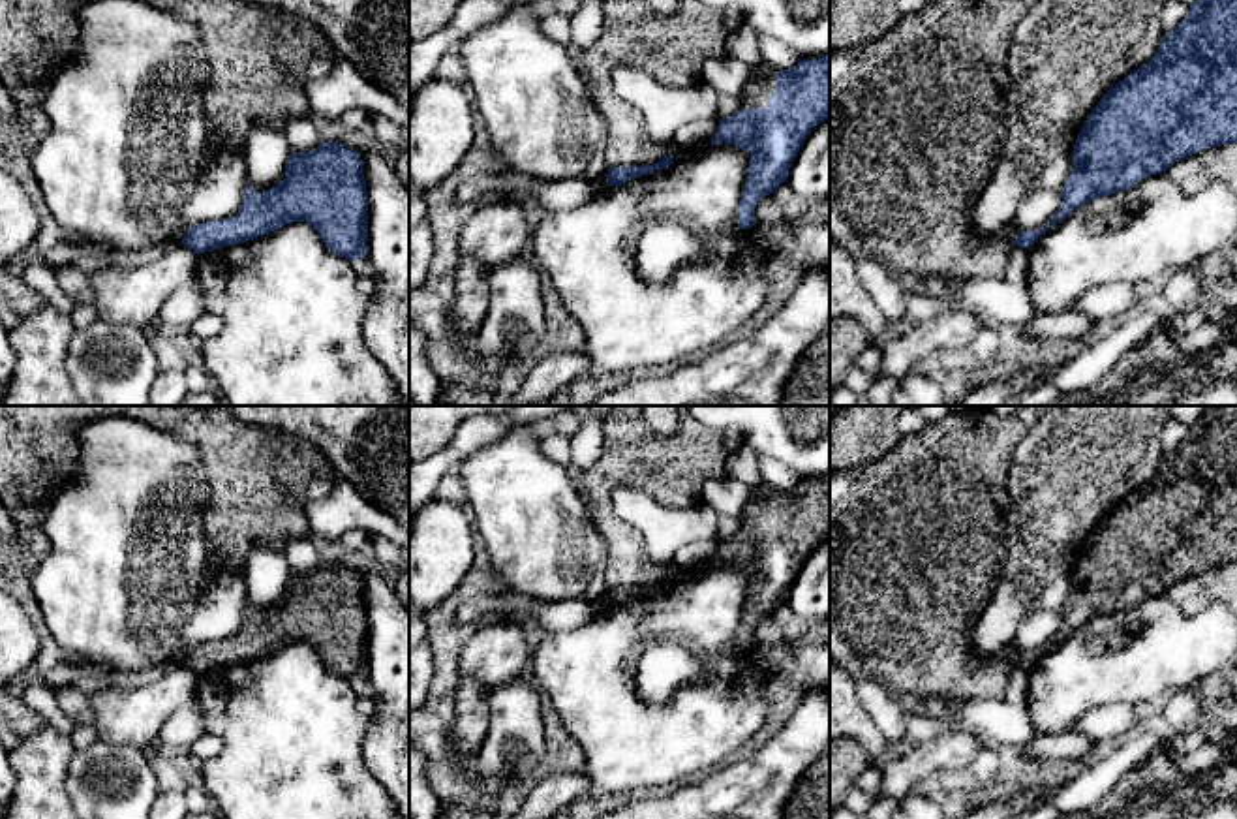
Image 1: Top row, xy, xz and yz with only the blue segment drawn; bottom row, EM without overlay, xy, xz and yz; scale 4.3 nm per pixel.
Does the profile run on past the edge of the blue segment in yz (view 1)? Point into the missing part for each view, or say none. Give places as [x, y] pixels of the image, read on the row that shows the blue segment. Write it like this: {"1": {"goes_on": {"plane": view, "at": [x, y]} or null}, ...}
{"1": {"goes_on": null}}

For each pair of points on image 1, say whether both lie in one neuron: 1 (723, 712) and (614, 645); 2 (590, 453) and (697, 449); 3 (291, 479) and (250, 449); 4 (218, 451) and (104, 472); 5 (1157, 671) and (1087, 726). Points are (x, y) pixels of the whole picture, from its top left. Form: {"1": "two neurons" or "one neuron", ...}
{"1": "one neuron", "2": "two neurons", "3": "two neurons", "4": "two neurons", "5": "two neurons"}

